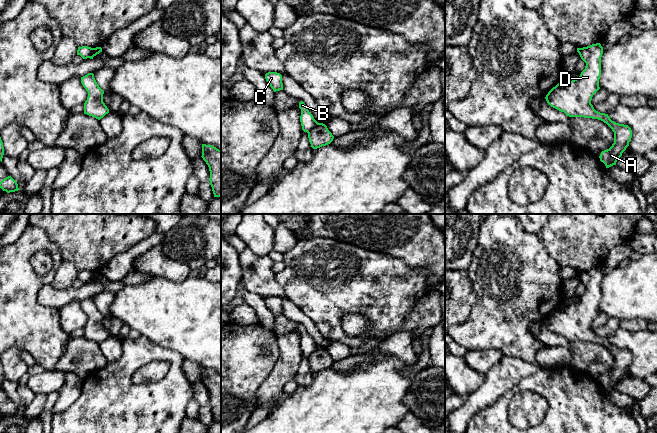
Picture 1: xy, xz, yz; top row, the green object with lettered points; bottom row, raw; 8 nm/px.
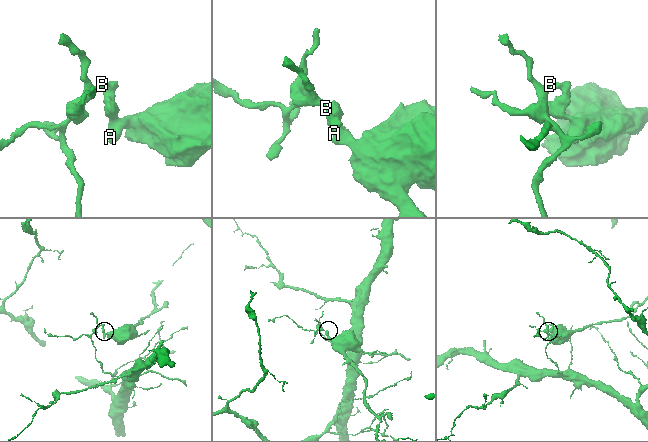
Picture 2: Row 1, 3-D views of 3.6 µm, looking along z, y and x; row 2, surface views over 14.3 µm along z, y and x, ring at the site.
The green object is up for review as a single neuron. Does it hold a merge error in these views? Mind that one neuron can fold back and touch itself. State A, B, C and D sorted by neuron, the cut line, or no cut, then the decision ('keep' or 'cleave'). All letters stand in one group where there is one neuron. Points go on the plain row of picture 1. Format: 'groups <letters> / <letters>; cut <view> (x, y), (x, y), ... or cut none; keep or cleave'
groups A D / B C; cut xz (318, 347), (308, 357); cleave

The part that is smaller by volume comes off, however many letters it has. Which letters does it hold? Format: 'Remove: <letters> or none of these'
Remove: A, D

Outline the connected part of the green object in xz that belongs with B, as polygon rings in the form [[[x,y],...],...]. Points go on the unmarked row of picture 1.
[[[303,325],[299,327],[299,332],[301,333],[300,346],[302,354],[309,357],[309,355],[313,353],[318,346],[314,343],[313,339],[309,336]]]

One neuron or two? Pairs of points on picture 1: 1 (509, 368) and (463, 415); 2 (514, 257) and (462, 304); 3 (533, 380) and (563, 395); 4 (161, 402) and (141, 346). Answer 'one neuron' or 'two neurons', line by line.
1: one neuron
2: two neurons
3: one neuron
4: one neuron

